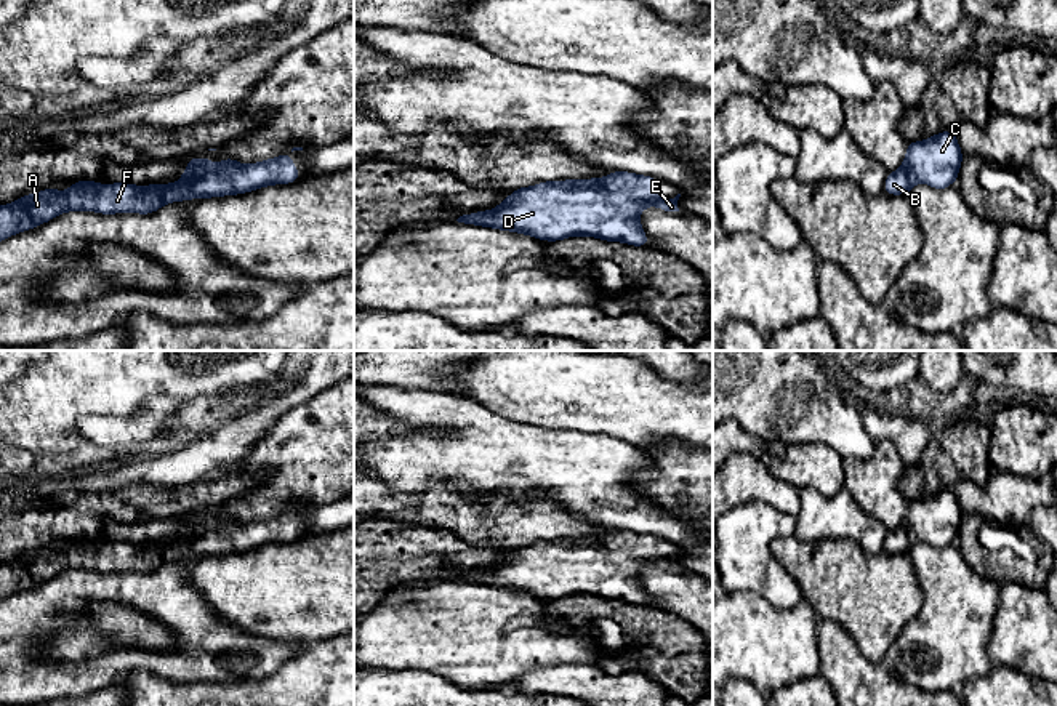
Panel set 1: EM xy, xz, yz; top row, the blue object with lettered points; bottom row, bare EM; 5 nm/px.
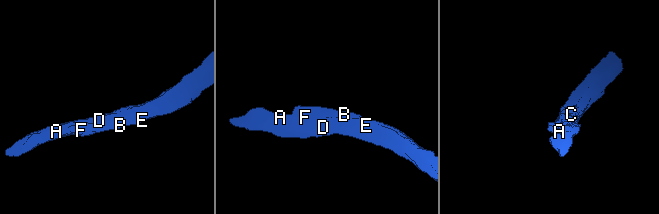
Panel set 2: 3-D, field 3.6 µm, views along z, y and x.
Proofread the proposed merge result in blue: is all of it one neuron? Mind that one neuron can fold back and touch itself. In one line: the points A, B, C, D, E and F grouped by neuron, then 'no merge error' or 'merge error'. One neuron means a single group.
groups A B C D E F; no merge error

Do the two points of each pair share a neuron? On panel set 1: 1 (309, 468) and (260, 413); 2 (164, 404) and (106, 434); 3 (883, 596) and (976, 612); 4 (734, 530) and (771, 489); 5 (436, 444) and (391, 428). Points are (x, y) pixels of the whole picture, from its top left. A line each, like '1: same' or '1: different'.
1: different
2: same
3: different
4: different
5: different

